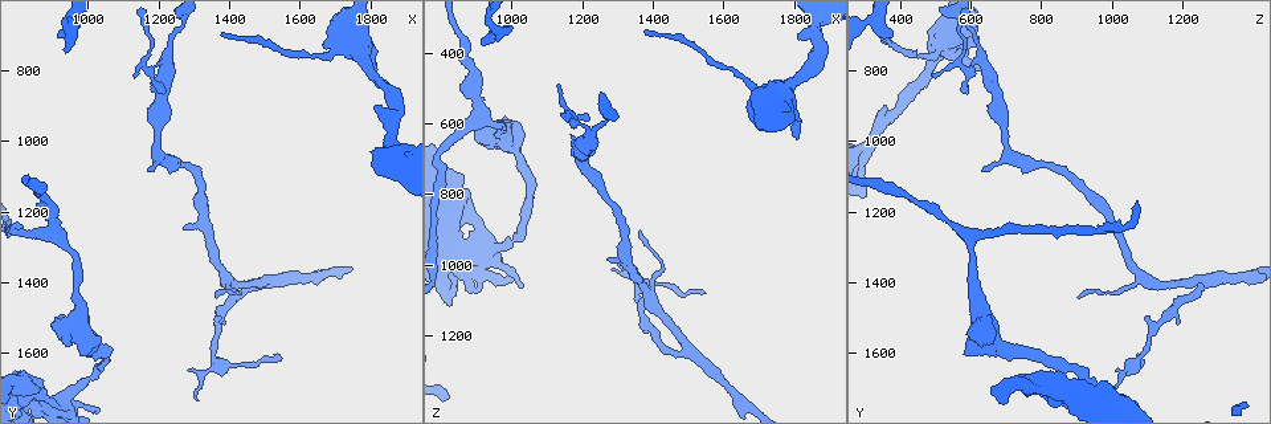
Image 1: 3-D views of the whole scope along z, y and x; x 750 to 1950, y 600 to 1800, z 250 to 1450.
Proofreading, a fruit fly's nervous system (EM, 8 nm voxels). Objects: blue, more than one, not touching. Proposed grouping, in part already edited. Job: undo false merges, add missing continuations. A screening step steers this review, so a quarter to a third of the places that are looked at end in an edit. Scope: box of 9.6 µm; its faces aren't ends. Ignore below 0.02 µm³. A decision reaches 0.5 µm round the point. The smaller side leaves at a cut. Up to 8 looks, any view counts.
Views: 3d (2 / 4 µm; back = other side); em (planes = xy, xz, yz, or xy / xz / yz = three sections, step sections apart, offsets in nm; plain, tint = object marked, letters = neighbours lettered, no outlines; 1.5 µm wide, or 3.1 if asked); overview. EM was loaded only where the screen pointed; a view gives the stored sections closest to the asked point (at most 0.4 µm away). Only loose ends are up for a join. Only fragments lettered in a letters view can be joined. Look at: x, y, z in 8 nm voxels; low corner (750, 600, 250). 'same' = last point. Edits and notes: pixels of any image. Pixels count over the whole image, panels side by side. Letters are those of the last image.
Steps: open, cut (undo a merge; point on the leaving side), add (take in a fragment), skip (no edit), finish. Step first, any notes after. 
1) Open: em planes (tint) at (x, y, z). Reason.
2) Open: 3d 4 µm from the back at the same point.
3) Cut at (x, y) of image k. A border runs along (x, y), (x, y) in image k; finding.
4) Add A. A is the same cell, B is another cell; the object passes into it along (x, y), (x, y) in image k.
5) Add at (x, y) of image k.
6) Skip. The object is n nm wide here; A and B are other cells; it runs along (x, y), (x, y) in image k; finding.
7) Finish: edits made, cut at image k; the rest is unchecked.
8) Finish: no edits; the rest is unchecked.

Open: 3d 2 µm from the back at (920, 700, 380). An open end.

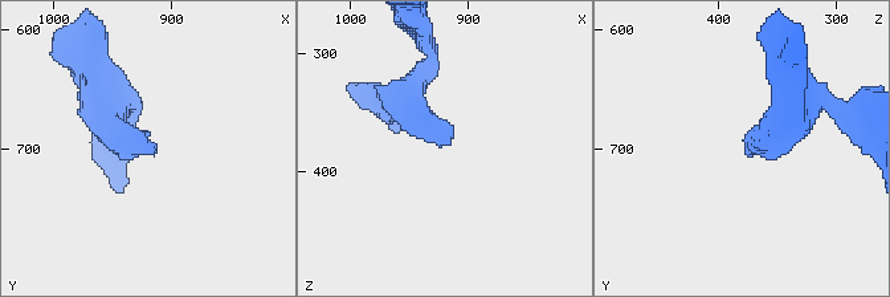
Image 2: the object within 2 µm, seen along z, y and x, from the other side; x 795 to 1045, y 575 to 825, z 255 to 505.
Open: em planes (letters) at (922, 694, 378). Shape alone is not enough.

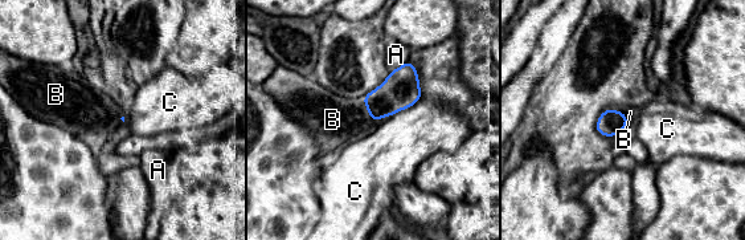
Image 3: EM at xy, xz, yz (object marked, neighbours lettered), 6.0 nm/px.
Add B. The longest contact is with C, 300 nm; B is the same cell, A and C are other cells; the object passes into it along (610, 123), (625, 114), (630, 112) in image 3; the neuron continues.

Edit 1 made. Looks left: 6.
Open: 3d 2 µm at (950, 1300, 590).

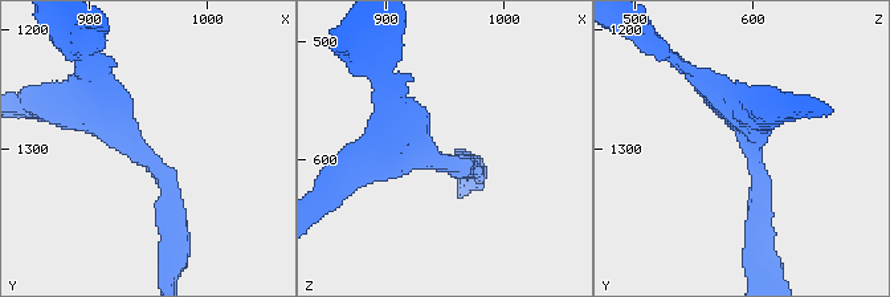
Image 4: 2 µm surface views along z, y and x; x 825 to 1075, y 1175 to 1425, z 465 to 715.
Open: em planes (tint) at (944, 1306, 600). Need the tissue.

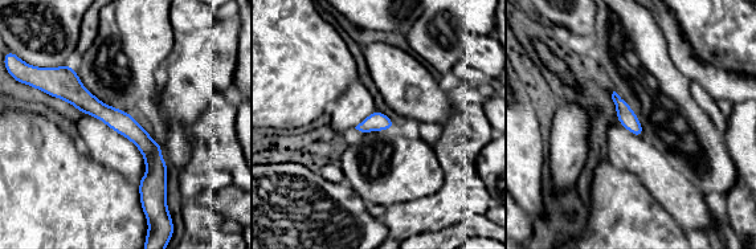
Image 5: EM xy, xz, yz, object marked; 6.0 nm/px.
Open: em planes (letters) at the same point. See the neighbours.

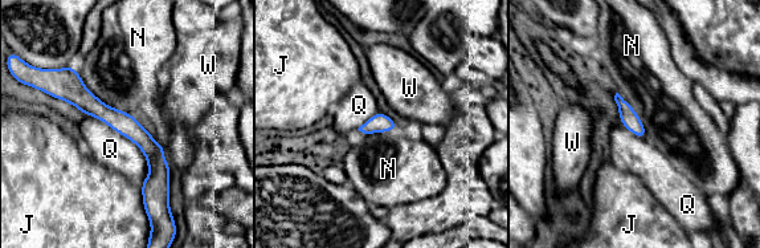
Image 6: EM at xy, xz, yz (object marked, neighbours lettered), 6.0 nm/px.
Skip. J, N, Q and W are other cells; 3 arms meet here; a border runs along (85, 114), (129, 138), (147, 165) in image 6; continuous, no second neuron.

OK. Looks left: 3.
Open: em planes (letters) at (1020, 1600, 710). Thick turns thin.

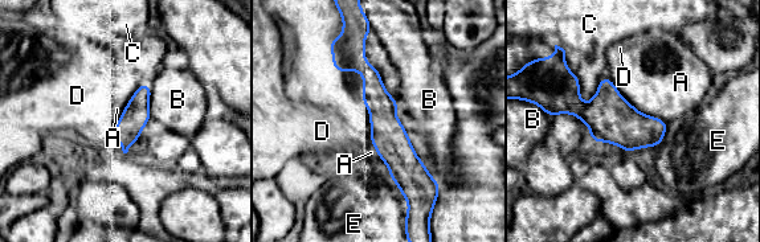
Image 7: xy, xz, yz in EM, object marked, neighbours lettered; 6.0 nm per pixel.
Skip. The longest contact is with A, 260 nm; A, B, C, D and E are other cells; a border runs along (630, 103), (666, 123) in image 7; continuous, no second neuron.

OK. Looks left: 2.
Finish: edits made, add at image 3; the rest is unchecked.

